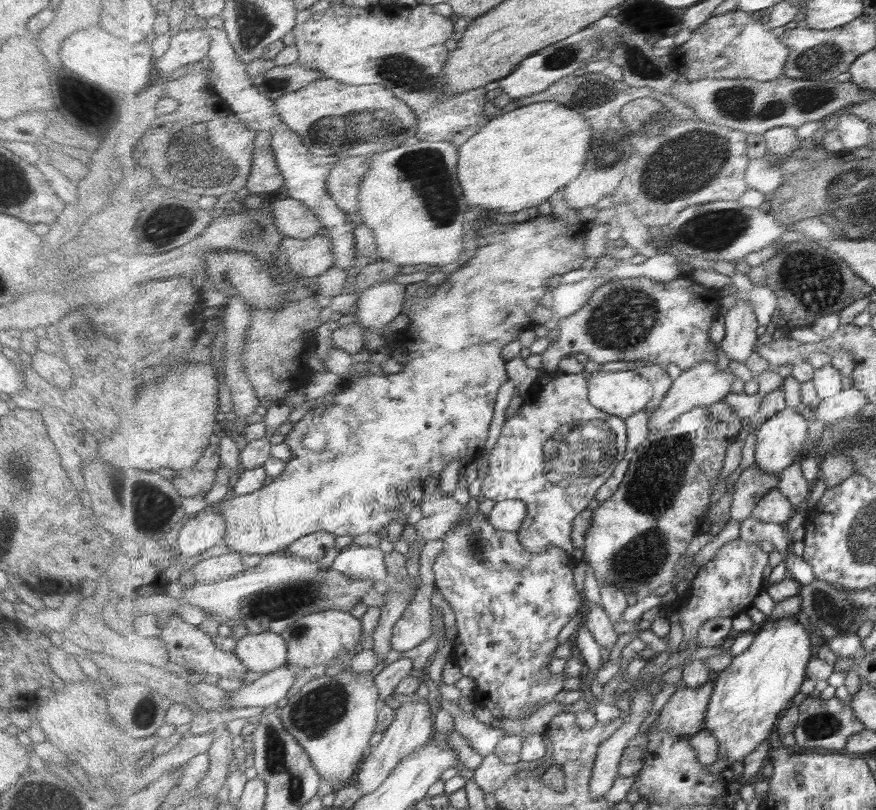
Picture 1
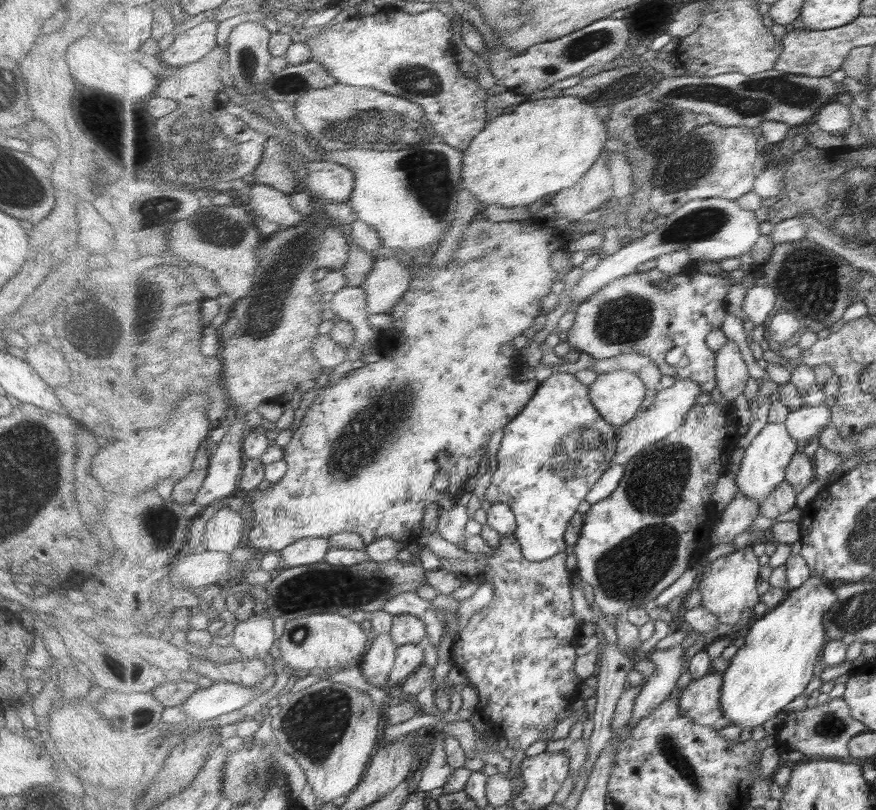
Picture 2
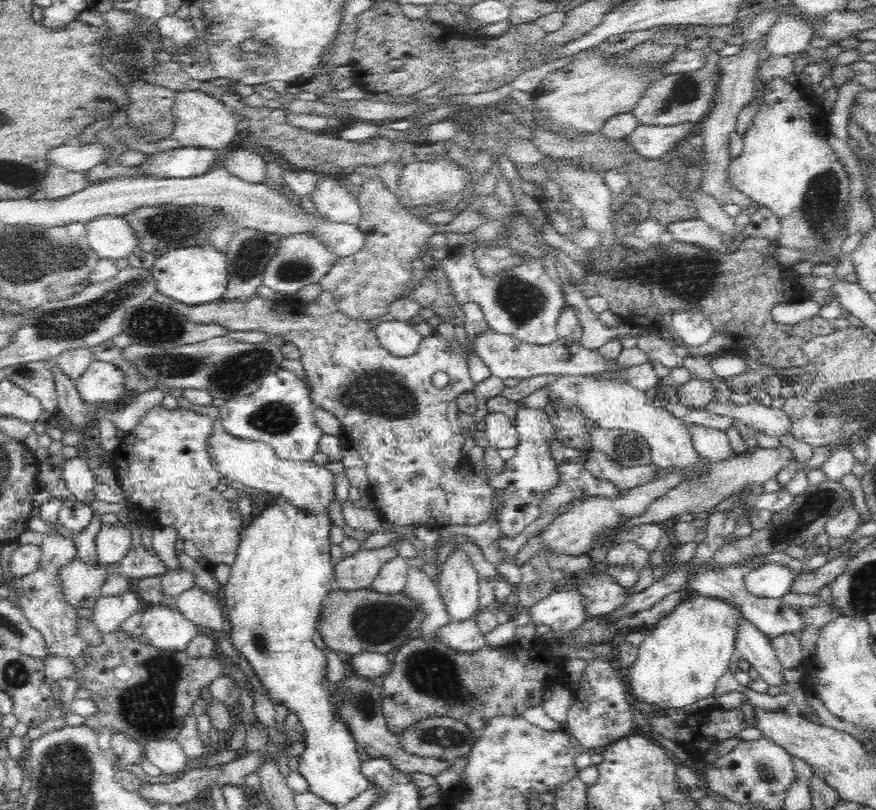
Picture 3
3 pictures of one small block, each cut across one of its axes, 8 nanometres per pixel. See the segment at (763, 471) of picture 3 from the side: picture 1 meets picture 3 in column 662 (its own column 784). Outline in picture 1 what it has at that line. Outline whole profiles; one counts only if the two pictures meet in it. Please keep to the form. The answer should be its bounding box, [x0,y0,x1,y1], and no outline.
[752,489,798,527]

